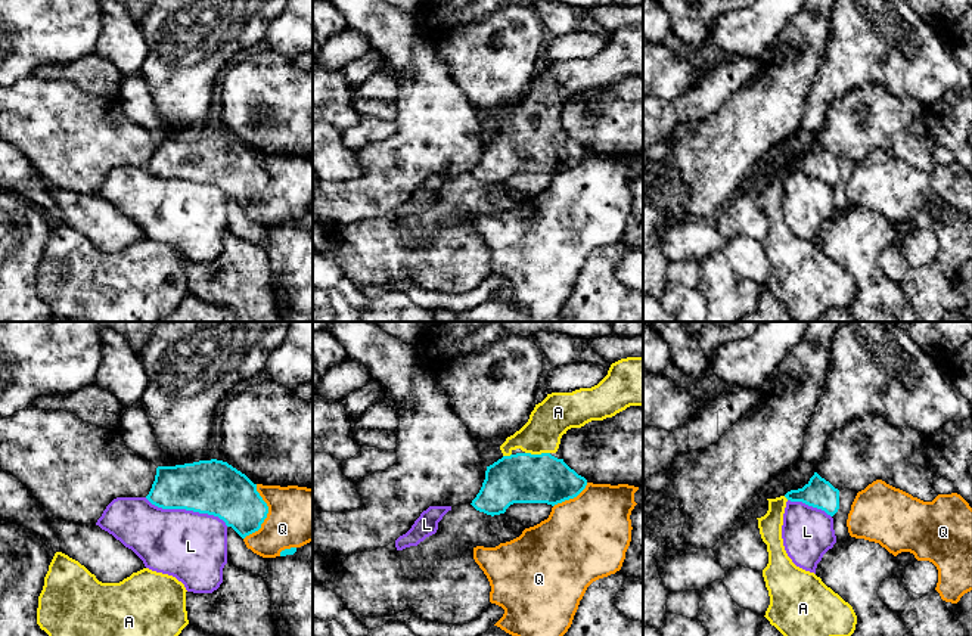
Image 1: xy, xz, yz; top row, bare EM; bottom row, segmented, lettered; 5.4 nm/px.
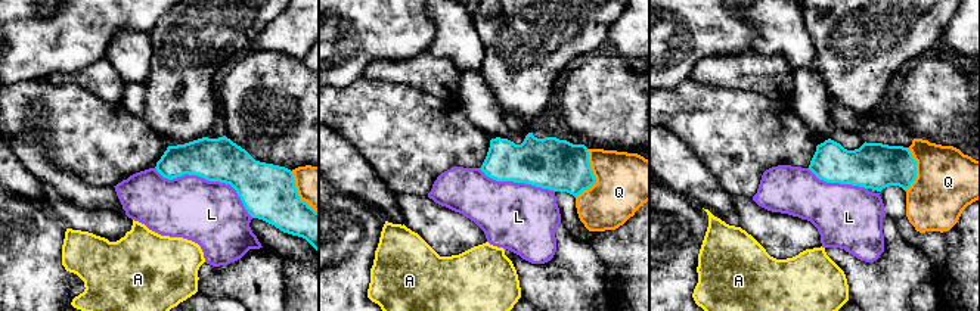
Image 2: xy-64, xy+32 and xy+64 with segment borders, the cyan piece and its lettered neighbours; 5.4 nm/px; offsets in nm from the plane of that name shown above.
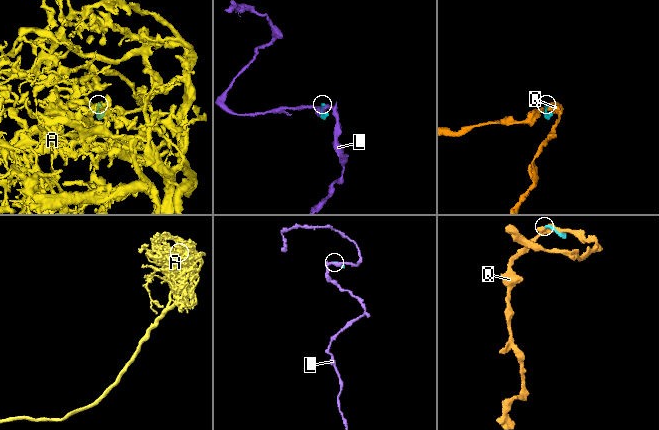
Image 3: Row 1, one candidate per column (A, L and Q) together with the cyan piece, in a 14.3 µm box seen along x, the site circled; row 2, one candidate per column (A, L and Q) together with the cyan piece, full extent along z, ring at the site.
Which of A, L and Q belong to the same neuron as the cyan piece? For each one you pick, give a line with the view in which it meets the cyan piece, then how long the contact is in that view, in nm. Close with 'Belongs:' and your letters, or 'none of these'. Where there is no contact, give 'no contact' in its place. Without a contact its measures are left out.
A: meets cyan in xz; contact 140 nm long
Belongs: A

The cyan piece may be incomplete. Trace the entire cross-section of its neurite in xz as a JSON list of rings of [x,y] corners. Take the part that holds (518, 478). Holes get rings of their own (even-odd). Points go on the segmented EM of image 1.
[[[643,356],[627,357],[612,363],[608,375],[591,388],[547,394],[541,403],[535,404],[528,422],[500,446],[503,457],[487,466],[482,487],[471,505],[476,511],[494,516],[504,514],[513,503],[547,503],[555,506],[577,497],[586,488],[587,480],[571,469],[563,459],[553,456],[559,449],[562,435],[568,429],[581,428],[591,421],[612,418],[630,406],[643,406]]]

